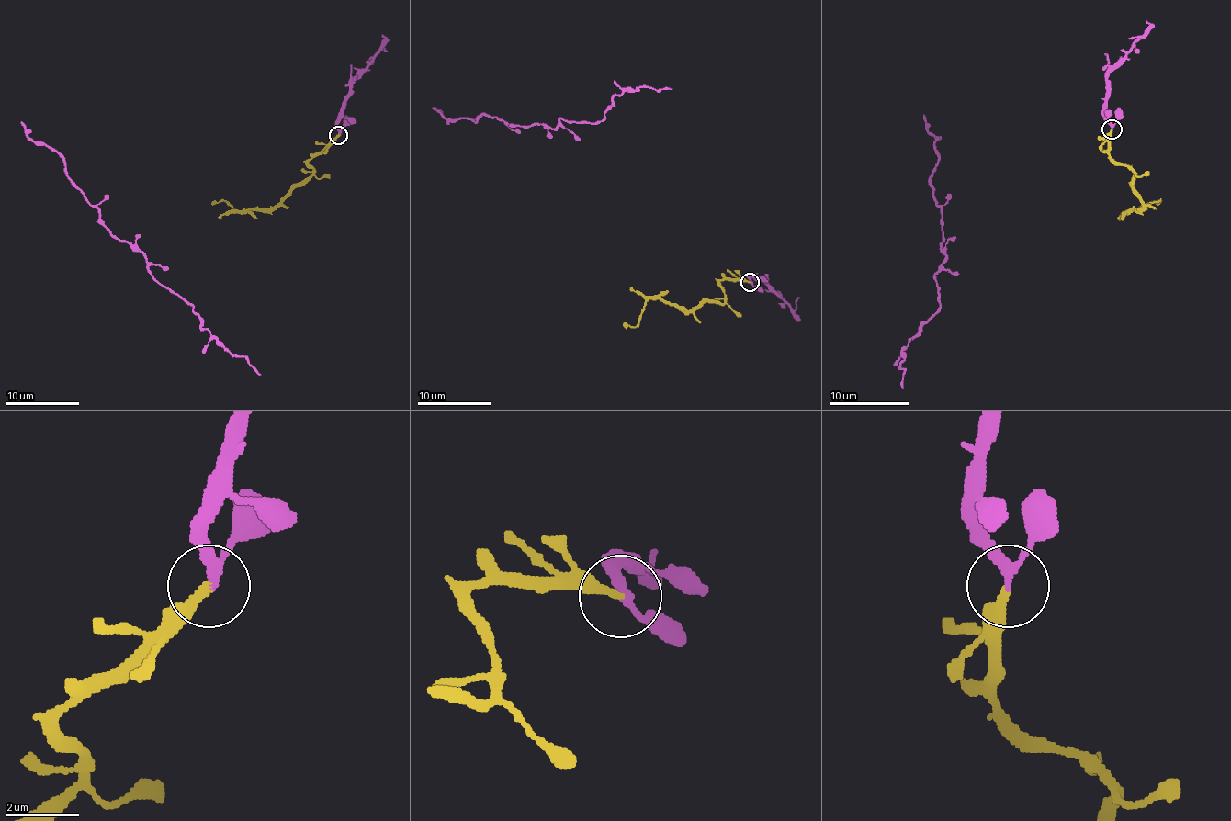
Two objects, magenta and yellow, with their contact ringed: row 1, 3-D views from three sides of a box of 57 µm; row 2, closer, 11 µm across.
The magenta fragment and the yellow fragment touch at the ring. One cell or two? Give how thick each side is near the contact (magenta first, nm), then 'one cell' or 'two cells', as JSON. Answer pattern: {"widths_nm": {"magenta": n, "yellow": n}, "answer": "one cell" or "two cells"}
{"widths_nm": {"magenta": 220, "yellow": 240}, "answer": "one cell"}

